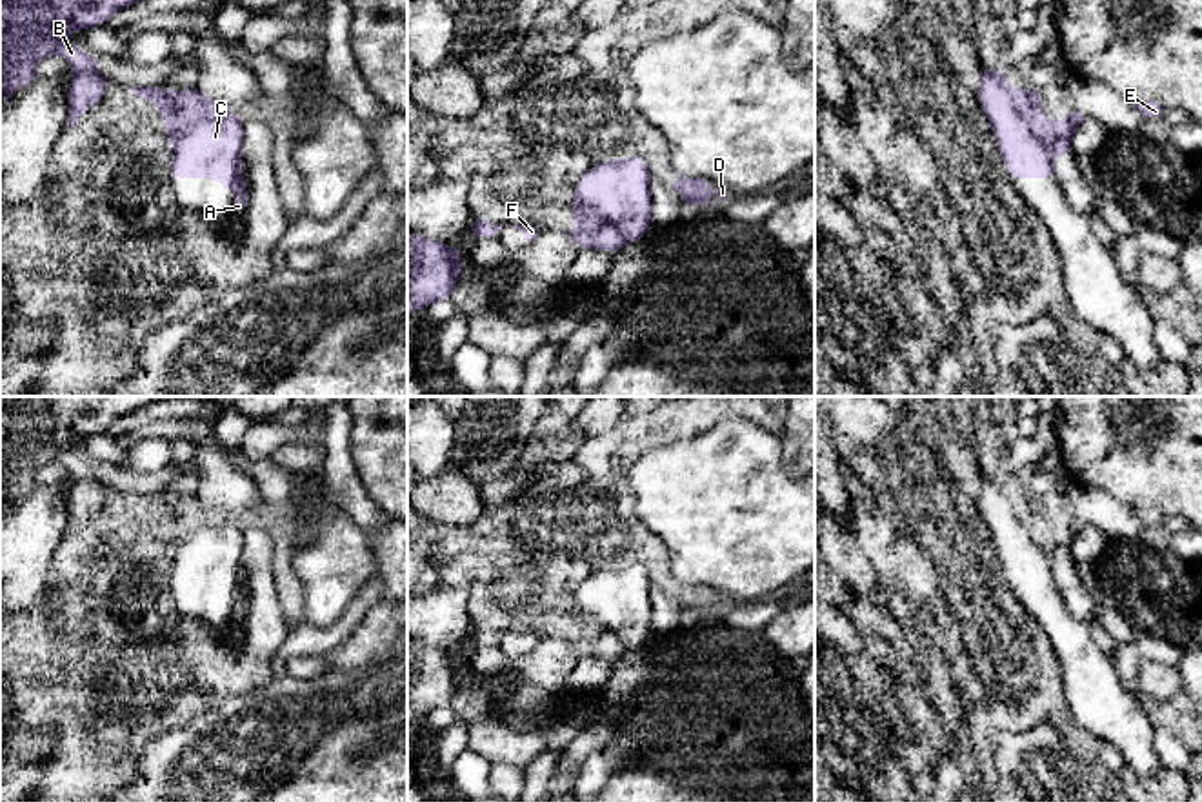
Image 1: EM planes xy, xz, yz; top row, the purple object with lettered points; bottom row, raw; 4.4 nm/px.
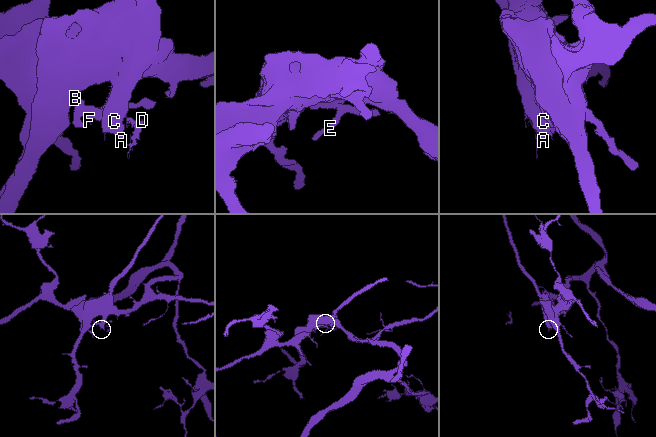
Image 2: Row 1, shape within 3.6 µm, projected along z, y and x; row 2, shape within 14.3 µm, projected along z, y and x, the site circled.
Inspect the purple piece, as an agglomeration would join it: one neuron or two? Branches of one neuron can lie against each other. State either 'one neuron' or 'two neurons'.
two neurons

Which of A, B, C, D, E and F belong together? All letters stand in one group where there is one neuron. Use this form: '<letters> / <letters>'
A B D E F / C

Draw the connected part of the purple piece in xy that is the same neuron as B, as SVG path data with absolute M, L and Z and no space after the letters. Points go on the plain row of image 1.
M0 396L0 511L38 484L36 473L49 462L60 462L71 475L67 495L67 535L75 535L80 522L104 506L107 486L95 467L67 449L75 436L104 433L115 420L144 406L167 398L207 398L231 402L236 396Z

